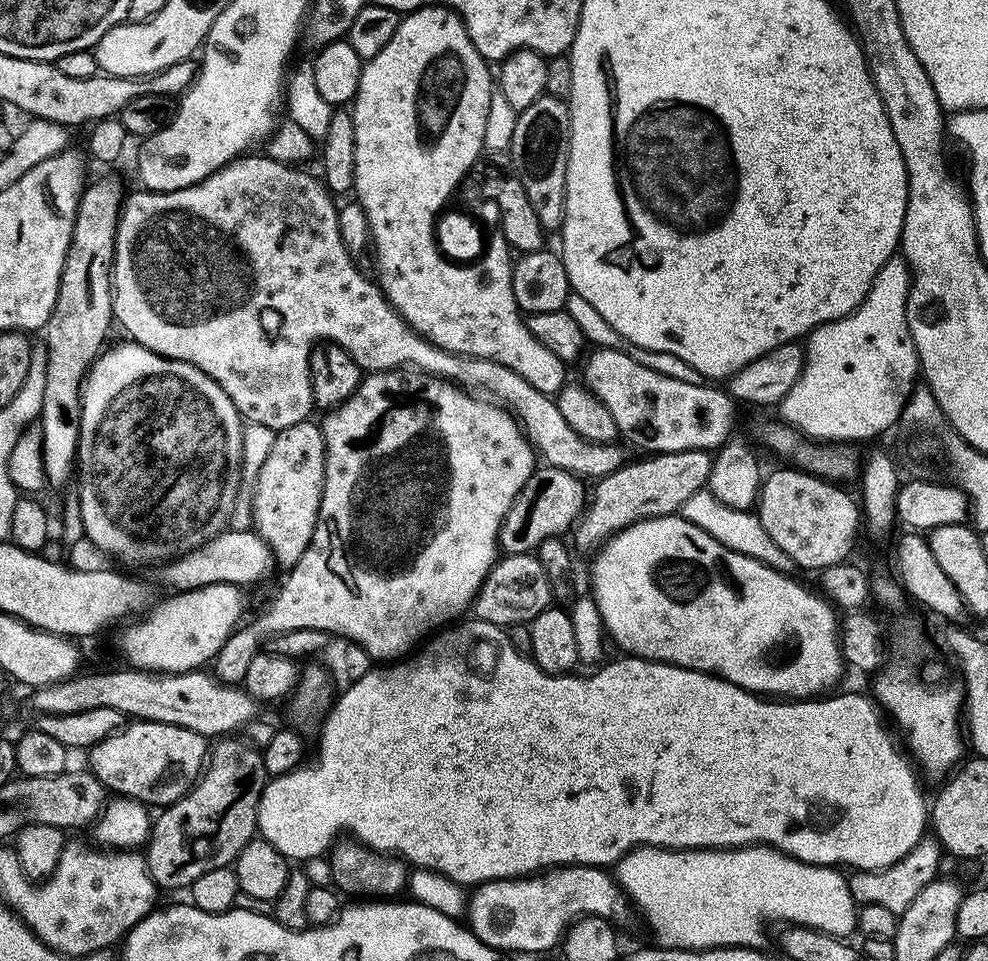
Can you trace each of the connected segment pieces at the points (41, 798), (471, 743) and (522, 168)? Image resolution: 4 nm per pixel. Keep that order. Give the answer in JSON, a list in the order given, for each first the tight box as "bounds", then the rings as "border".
[{"bounds":[3,770,106,830],"border":[[[67,770],[56,776],[30,776],[16,778],[3,785],[5,792],[12,800],[25,800],[35,819],[41,824],[49,824],[61,830],[68,828],[84,828],[95,821],[106,805],[106,789],[101,780],[96,779],[91,771],[74,772]]]},{"bounds":[256,619,926,886],"border":[[[468,619],[437,631],[423,647],[407,658],[387,666],[374,666],[362,674],[362,678],[347,685],[327,715],[316,766],[301,766],[290,774],[277,776],[265,783],[256,811],[258,832],[289,861],[324,856],[333,843],[332,835],[342,824],[353,828],[355,839],[369,849],[399,854],[421,869],[439,872],[457,886],[479,886],[488,880],[511,880],[561,866],[612,866],[624,853],[641,846],[683,850],[758,844],[804,864],[852,864],[851,867],[856,870],[879,870],[897,864],[926,832],[926,804],[924,808],[920,788],[916,785],[917,773],[909,757],[896,749],[884,725],[881,709],[867,695],[848,692],[830,700],[806,698],[797,701],[798,704],[784,704],[788,702],[761,698],[723,676],[639,658],[620,658],[624,660],[605,663],[593,671],[597,671],[593,676],[551,676],[512,645],[512,639],[501,625]]]},{"bounds":[510,94,572,230],"border":[[[547,94],[540,96],[530,106],[519,109],[514,126],[514,138],[510,157],[516,163],[515,171],[526,186],[526,194],[538,214],[545,230],[556,230],[564,222],[564,199],[566,198],[566,174],[568,173],[568,142],[572,139],[572,114],[567,99]]]}]

